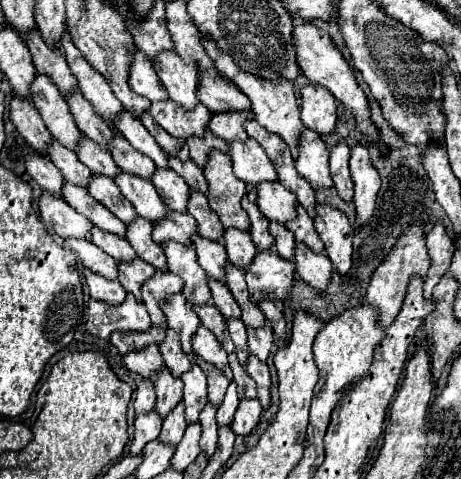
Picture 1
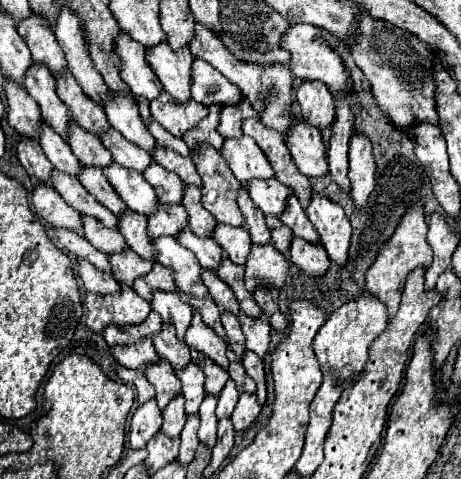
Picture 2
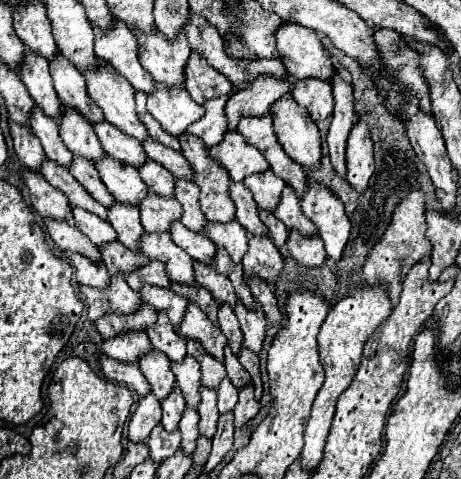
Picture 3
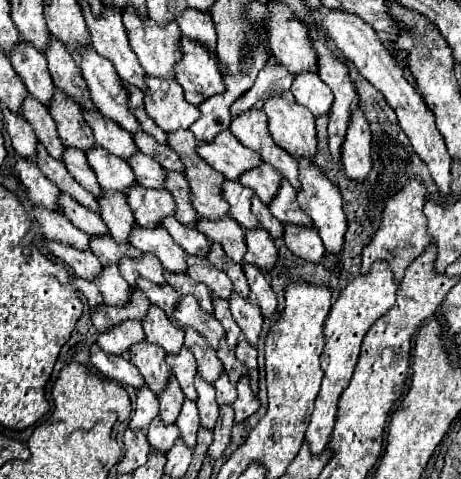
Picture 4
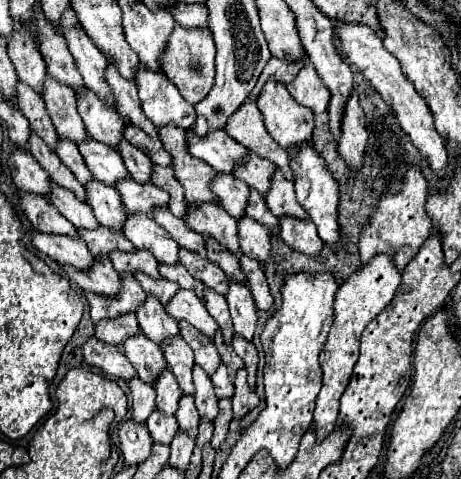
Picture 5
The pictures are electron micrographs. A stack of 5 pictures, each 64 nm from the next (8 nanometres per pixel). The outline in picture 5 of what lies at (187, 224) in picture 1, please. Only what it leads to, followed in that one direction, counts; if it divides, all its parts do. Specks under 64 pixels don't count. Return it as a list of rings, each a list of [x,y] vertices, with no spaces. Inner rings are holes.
[[[132,178],[116,186],[128,214],[152,214],[156,208],[166,208],[170,194],[152,184],[138,184]]]

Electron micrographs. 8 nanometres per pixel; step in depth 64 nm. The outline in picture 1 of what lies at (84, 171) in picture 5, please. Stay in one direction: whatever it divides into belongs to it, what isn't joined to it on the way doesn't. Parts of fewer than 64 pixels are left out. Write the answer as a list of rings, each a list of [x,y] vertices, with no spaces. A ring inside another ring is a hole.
[[[94,176],[92,184],[88,188],[88,192],[100,202],[104,204],[114,216],[118,216],[124,224],[130,224],[138,218],[136,210],[132,208],[132,204],[122,196],[120,188],[114,184],[114,180],[108,180],[106,176]]]

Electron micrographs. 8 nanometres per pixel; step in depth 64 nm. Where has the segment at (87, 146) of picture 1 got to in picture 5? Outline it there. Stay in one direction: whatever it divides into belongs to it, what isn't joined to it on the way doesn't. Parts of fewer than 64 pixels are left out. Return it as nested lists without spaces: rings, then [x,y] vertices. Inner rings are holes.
[[[48,76],[42,98],[46,102],[46,110],[54,122],[54,128],[62,140],[70,140],[74,144],[86,142],[90,138],[80,114],[76,110],[76,94],[72,88],[58,84]]]

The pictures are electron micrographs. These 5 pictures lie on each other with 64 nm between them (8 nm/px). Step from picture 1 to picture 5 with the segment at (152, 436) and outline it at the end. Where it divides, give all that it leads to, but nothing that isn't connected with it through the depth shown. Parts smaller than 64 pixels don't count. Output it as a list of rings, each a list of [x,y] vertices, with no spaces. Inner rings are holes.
[[[140,378],[128,382],[132,390],[132,418],[138,424],[144,424],[148,416],[156,410],[156,392],[152,386],[144,384]]]

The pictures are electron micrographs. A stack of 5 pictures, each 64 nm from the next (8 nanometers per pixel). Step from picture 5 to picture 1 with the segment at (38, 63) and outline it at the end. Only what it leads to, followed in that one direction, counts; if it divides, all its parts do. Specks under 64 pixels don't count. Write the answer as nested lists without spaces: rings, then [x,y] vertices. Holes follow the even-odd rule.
[[[40,74],[32,84],[32,96],[34,96],[34,106],[38,108],[46,128],[62,146],[74,152],[80,144],[82,132],[76,126],[64,96],[60,96],[60,92],[56,92],[56,86],[48,82],[46,76]]]

